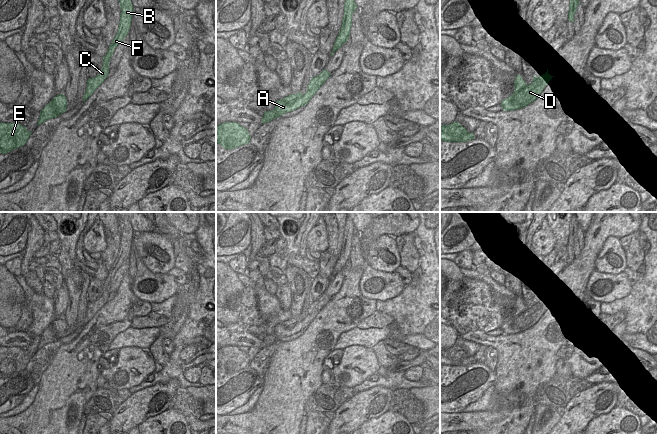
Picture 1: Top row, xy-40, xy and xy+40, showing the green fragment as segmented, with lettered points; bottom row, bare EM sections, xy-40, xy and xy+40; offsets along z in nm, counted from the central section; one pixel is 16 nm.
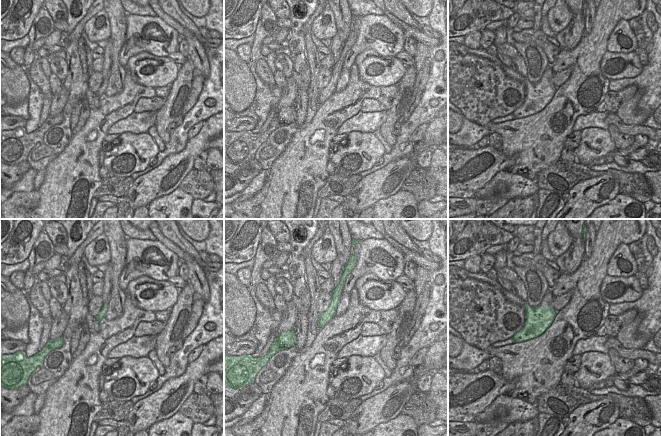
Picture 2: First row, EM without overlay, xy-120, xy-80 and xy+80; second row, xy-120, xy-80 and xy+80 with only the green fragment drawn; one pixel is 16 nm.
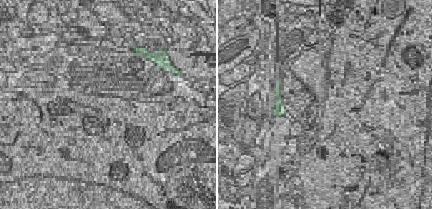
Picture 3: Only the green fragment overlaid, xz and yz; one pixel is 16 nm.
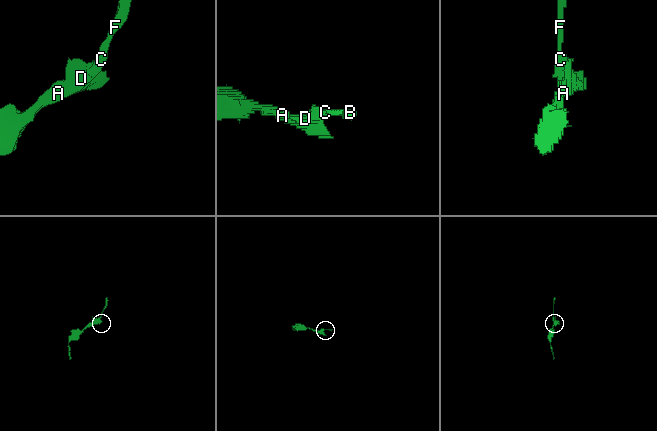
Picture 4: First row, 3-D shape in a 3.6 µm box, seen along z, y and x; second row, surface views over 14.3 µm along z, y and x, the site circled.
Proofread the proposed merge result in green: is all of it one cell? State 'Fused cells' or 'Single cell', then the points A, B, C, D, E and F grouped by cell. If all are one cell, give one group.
Single cell. Groups: A B C D E F.

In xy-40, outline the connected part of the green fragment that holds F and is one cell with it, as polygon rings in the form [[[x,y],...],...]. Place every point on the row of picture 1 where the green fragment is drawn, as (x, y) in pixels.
[[[119,0],[119,3],[120,3],[120,8],[121,8],[121,14],[120,14],[120,22],[119,22],[118,31],[108,48],[108,52],[103,57],[103,65],[102,65],[102,68],[99,74],[96,77],[90,78],[90,79],[88,78],[87,80],[87,88],[83,96],[84,102],[94,93],[94,91],[108,77],[109,62],[114,53],[114,50],[129,33],[134,7],[132,5],[131,0]]]

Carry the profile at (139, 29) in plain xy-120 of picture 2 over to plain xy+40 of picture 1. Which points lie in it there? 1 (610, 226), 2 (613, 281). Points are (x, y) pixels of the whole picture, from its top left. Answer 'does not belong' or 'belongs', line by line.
1: does not belong
2: does not belong

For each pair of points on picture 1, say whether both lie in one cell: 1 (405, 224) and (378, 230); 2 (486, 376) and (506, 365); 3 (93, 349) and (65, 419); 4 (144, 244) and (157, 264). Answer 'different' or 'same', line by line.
1: same
2: different
3: same
4: same

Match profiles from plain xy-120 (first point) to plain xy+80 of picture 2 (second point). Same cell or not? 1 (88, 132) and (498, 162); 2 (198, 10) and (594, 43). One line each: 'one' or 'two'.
1: two
2: one

